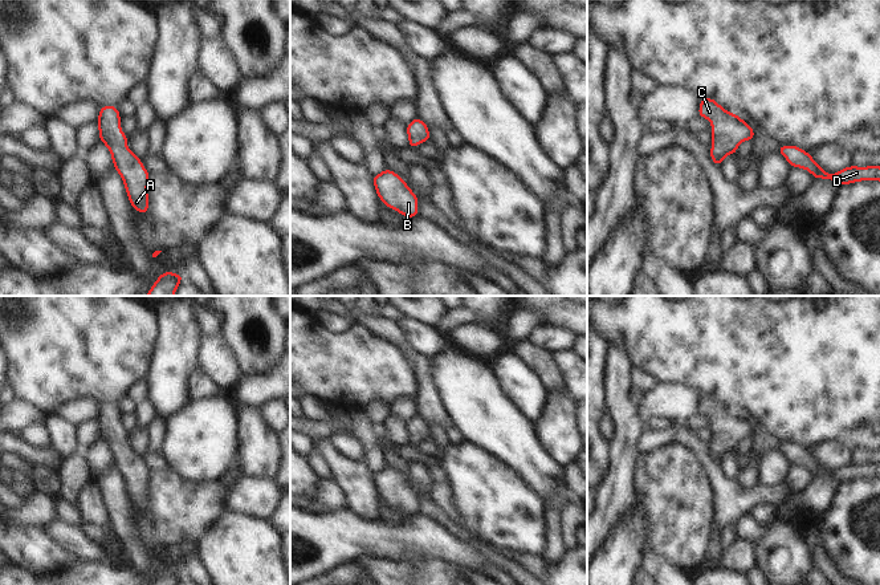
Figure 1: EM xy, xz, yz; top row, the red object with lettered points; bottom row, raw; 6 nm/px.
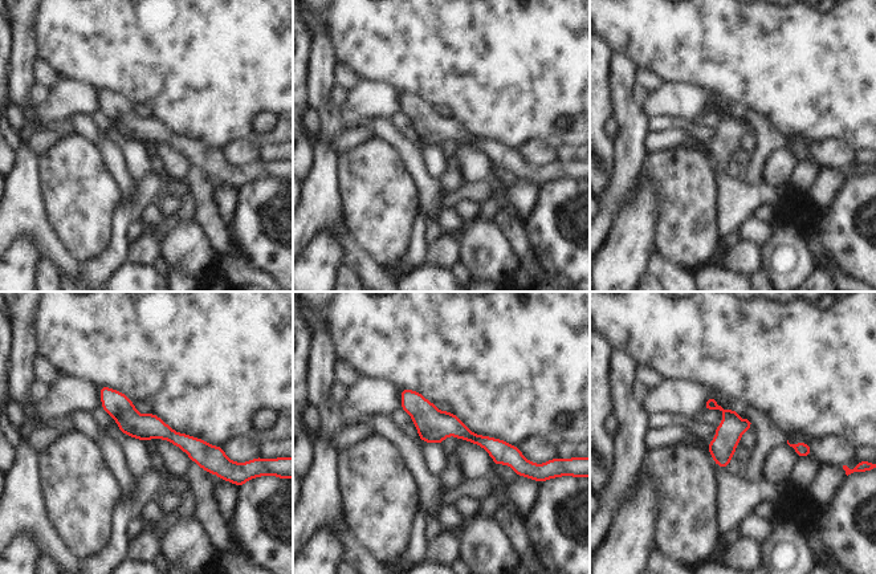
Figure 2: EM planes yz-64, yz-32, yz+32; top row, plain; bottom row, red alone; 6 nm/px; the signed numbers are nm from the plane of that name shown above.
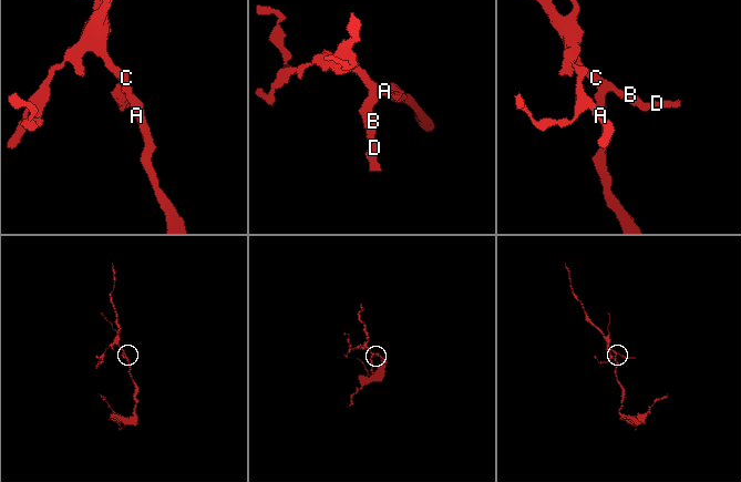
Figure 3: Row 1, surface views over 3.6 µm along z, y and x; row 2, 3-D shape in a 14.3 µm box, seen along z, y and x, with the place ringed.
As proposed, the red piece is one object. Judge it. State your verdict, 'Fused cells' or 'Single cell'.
Single cell.

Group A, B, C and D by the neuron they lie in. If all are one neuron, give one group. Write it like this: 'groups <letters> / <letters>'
groups A B C D

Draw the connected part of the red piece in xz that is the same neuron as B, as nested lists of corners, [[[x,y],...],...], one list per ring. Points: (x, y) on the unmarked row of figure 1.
[[[386,466],[372,476],[378,493],[387,504],[403,513],[417,515],[417,495],[399,472]]]

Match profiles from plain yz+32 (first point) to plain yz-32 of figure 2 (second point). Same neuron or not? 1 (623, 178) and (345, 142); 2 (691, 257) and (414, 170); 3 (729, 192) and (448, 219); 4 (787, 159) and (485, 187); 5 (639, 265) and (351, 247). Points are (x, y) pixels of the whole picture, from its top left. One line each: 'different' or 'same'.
1: different
2: different
3: different
4: different
5: different

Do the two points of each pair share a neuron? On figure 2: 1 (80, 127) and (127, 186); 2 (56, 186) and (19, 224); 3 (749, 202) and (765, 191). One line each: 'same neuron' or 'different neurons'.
1: same neuron
2: different neurons
3: same neuron

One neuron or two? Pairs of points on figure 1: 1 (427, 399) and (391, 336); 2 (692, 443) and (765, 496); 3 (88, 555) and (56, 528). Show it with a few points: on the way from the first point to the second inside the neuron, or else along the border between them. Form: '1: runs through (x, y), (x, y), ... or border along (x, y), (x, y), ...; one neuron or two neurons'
1: runs through (424, 384), (420, 365), (406, 350); one neuron
2: runs through (708, 463), (716, 476), (736, 496), (745, 496); one neuron
3: runs through (80, 547), (64, 535); one neuron

